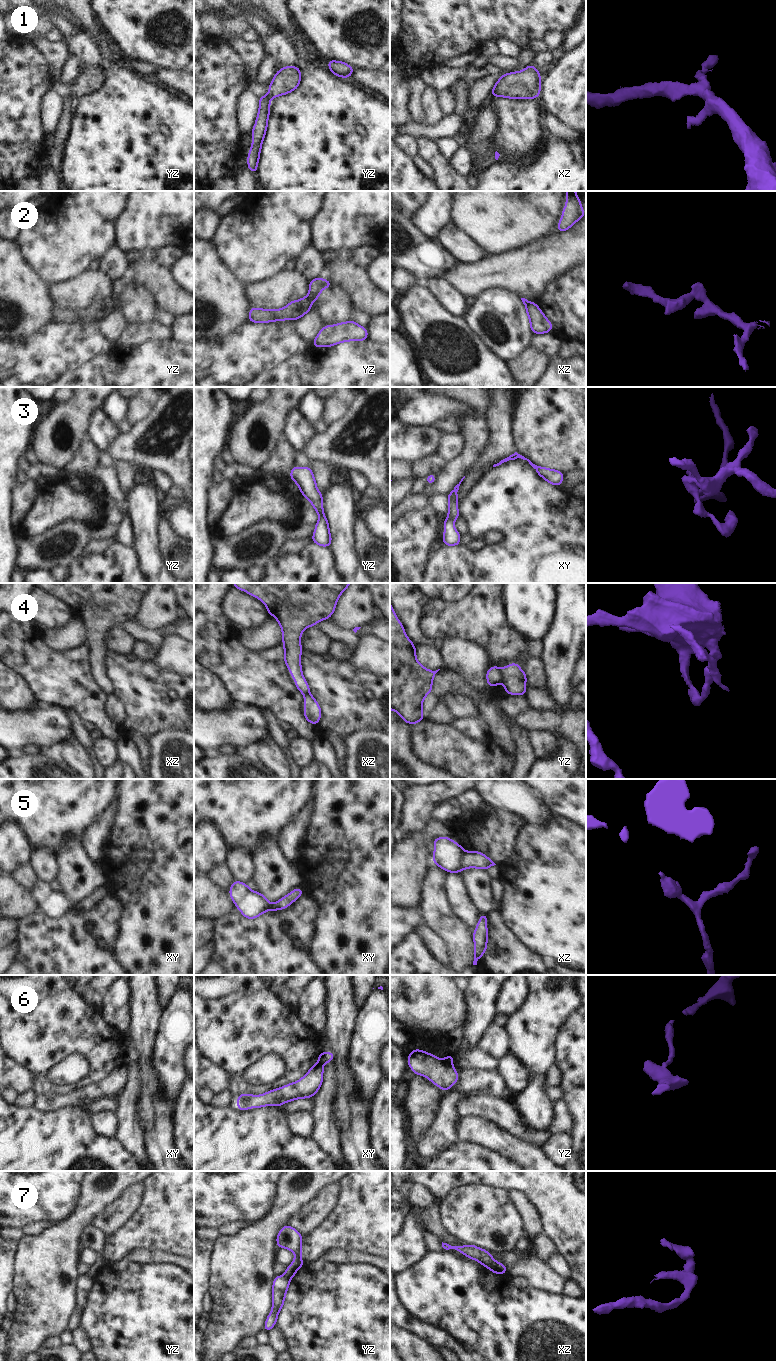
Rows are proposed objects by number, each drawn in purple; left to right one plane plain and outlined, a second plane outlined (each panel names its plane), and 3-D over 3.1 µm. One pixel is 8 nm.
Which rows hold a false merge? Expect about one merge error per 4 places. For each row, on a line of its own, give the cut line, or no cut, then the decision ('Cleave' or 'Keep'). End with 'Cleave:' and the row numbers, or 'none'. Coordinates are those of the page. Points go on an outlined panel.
1: No split. Keep
2: Split along yz (307, 296), (311, 301). Cleave
3: No split. Keep
4: Split along yz (498, 668), (502, 680). Cleave
5: Split along xz (466, 852), (462, 860), (461, 869). Cleave
6: Split along xy (318, 1061), (321, 1064). Cleave
7: Split along xz (496, 1261), (493, 1261), (487, 1267). Cleave
Cleave: 2, 4, 5, 6, 7.

